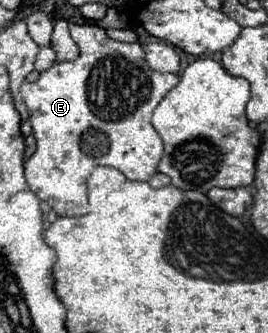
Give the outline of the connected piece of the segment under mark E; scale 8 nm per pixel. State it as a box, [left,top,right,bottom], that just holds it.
[21,25,179,215]

